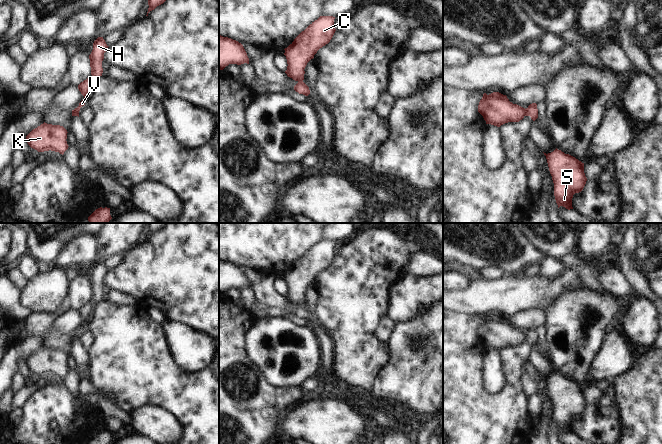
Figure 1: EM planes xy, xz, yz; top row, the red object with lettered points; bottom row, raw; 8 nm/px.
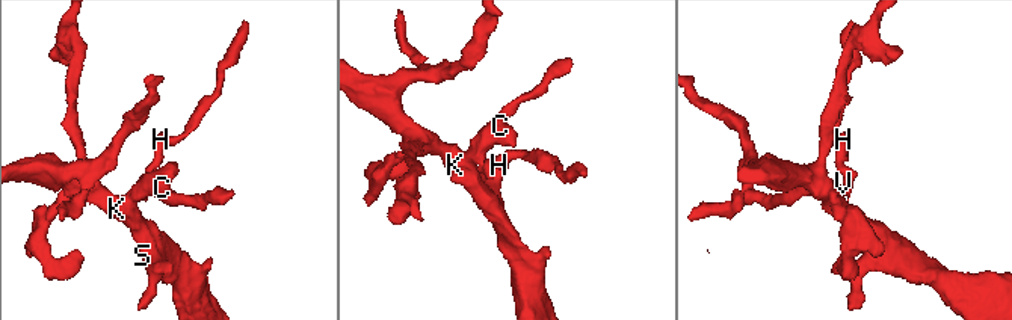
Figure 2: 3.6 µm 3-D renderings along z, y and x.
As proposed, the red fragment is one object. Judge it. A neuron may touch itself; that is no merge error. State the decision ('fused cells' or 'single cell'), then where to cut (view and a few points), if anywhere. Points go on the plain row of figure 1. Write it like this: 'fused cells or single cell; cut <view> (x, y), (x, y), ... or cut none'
fused cells; cut yz (526, 333), (524, 339)

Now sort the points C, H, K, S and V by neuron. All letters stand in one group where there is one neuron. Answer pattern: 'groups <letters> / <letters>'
groups C K S / H V

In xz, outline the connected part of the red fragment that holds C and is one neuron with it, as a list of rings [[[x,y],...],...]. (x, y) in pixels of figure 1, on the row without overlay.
[[[320,240],[284,273],[288,288],[285,297],[288,301],[303,306],[307,287],[320,272],[330,266],[336,255],[334,243],[333,240]]]

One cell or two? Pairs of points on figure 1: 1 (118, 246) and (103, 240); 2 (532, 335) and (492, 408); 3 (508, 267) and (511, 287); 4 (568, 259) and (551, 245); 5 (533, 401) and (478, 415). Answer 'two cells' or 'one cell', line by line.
1: one cell
2: one cell
3: two cells
4: two cells
5: two cells

